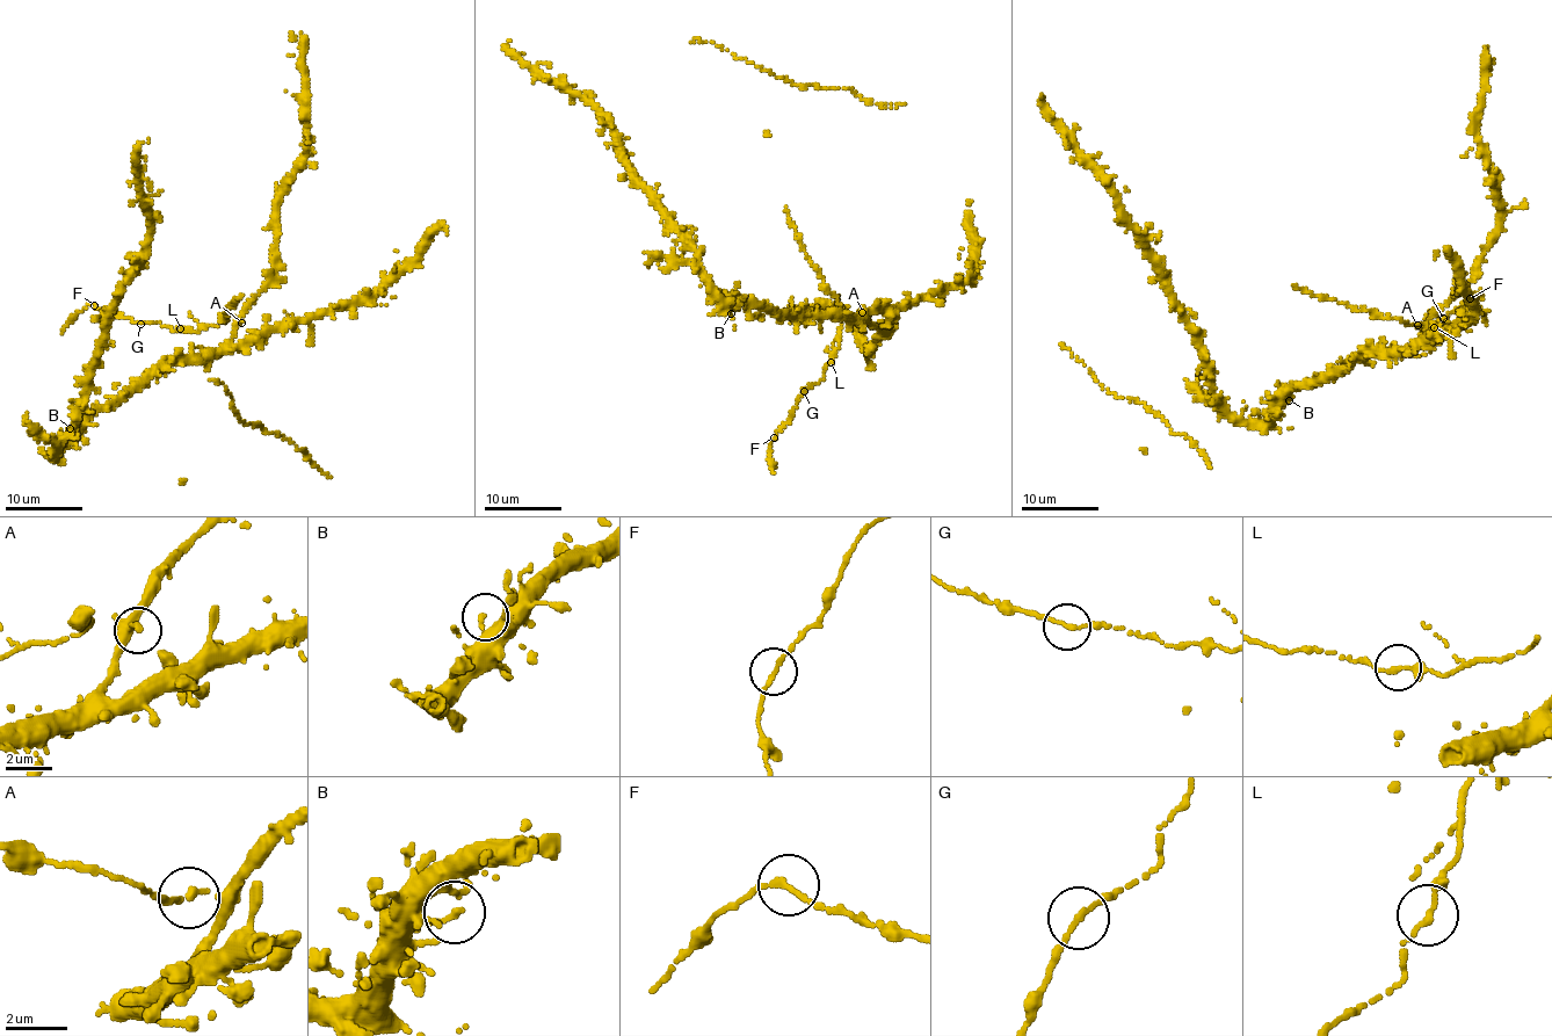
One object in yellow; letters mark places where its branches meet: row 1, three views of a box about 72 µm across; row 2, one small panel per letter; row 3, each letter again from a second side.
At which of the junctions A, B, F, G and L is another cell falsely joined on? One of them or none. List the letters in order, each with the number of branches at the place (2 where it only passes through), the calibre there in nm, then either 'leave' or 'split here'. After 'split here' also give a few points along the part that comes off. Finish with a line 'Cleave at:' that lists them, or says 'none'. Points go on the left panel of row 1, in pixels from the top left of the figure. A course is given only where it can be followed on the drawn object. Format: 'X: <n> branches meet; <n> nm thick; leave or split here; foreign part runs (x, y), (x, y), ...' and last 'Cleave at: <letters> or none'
A: 1 branches meet; 240 nm thick; leave
B: 1 branches meet; 240 nm thick; leave
F: 2 branches meet; 190 nm thick; leave
G: 2 branches meet; 190 nm thick; leave
L: 2 branches meet; 190 nm thick; leave
Cleave at: none

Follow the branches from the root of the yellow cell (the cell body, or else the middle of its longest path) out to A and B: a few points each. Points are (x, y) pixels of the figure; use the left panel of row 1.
A: (55, 454), (89, 415), (124, 400), (154, 372), (222, 354), (234, 325), (241, 323)
B: (55, 454), (70, 428)

